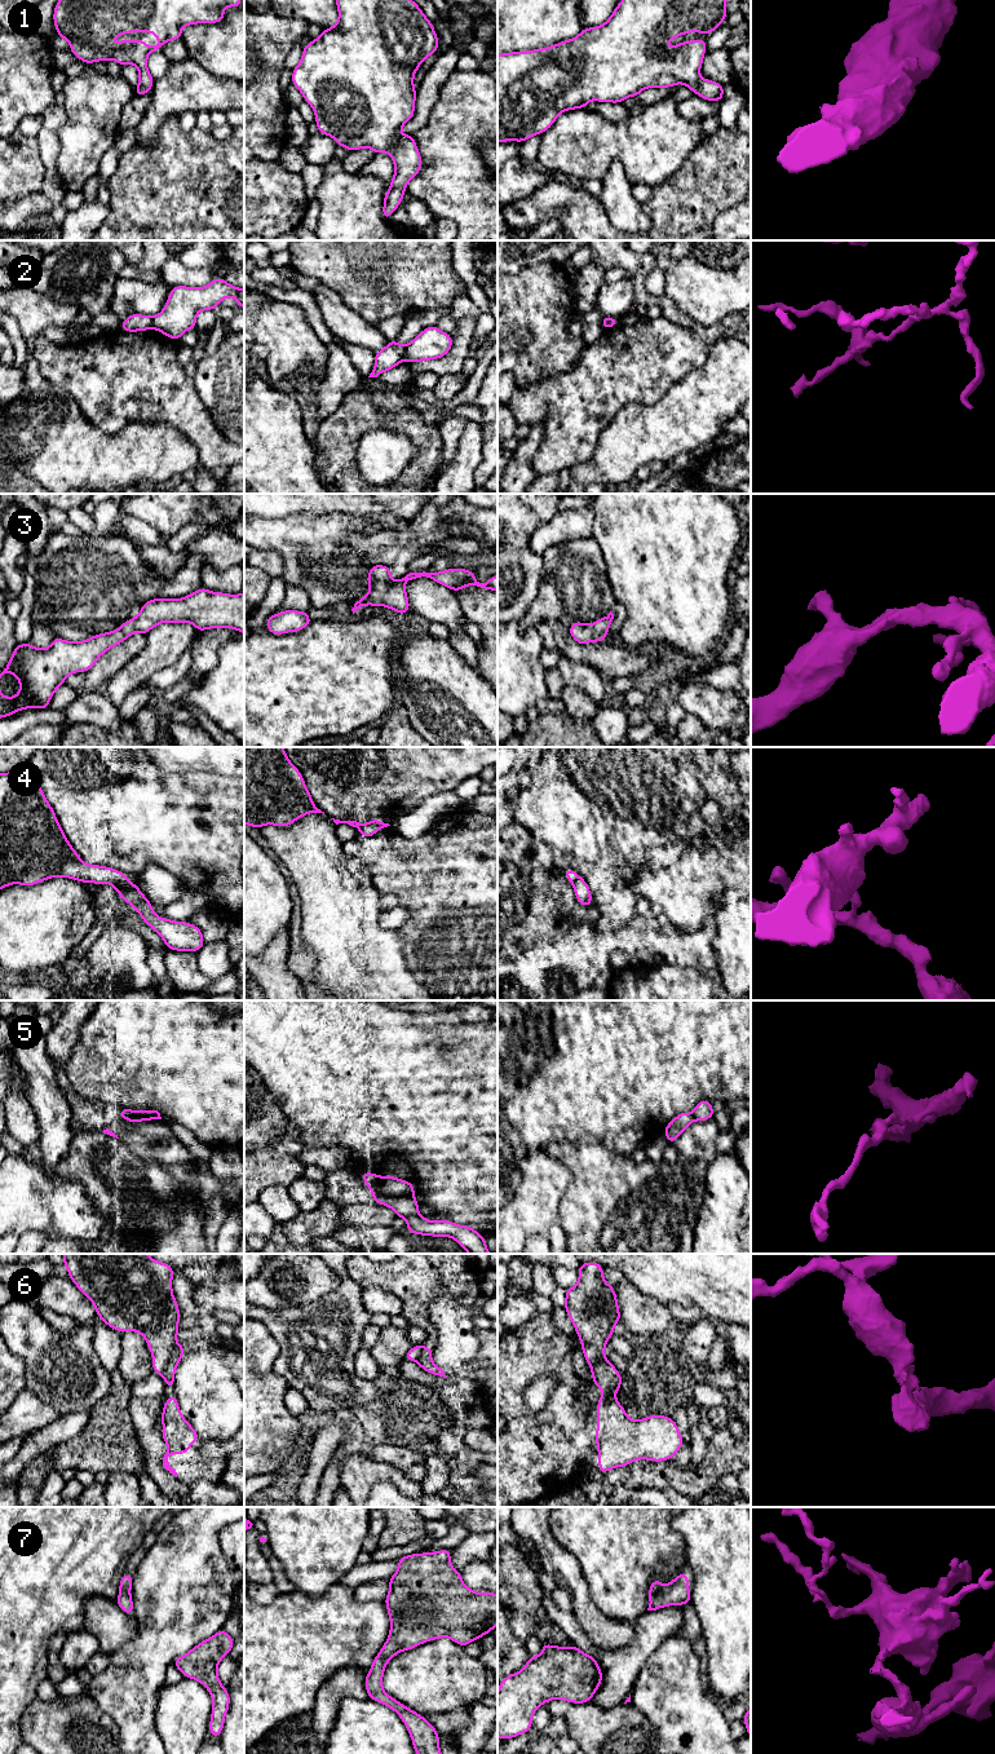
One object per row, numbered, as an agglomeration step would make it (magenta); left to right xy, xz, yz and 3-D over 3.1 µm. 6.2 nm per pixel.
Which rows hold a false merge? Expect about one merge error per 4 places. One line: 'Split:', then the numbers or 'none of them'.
Split: 2, 5, 6

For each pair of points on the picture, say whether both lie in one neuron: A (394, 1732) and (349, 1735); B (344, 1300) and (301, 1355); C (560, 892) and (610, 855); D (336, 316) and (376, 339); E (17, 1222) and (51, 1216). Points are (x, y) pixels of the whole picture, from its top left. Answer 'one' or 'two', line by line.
A: one
B: one
C: two
D: one
E: one

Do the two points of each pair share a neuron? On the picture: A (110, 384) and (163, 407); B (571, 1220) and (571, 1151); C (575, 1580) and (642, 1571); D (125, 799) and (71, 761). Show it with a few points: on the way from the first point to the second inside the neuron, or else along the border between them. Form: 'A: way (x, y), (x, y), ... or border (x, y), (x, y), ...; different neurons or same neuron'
A: way (123, 384), (140, 384), (150, 394); same neuron
B: way (582, 1204), (582, 1167); same neuron
C: border (570, 1551), (578, 1563), (589, 1595), (597, 1606); different neurons
D: way (107, 799), (91, 799), (71, 780); same neuron

